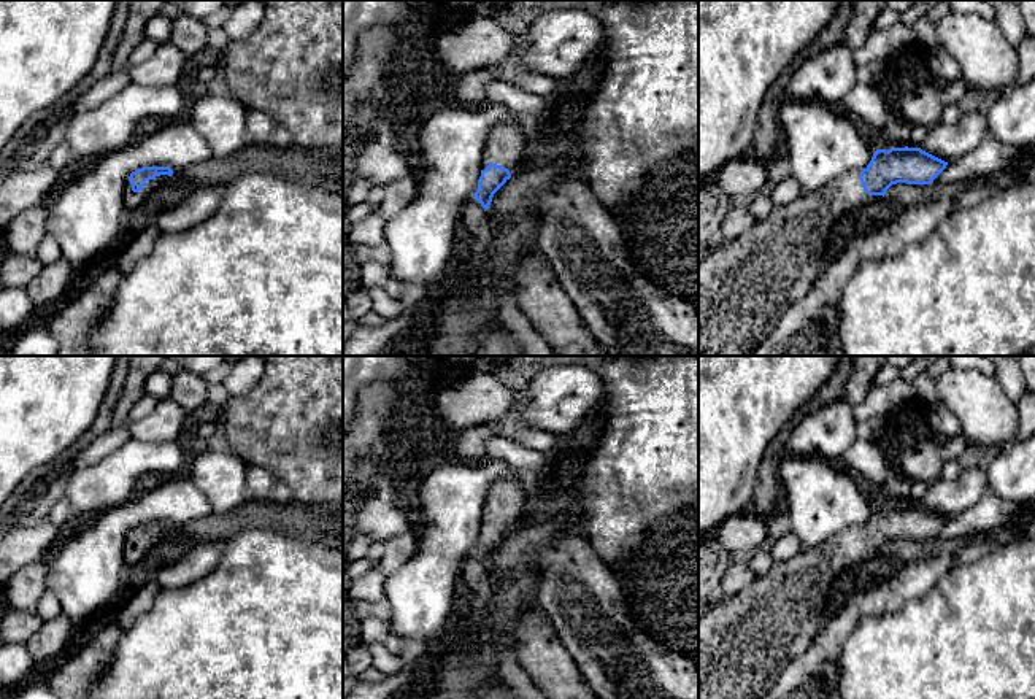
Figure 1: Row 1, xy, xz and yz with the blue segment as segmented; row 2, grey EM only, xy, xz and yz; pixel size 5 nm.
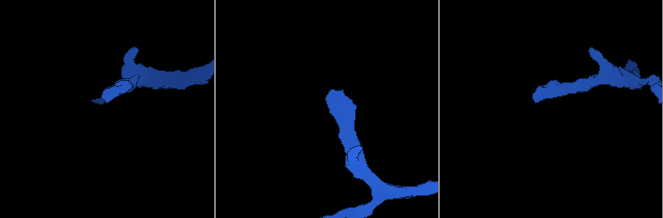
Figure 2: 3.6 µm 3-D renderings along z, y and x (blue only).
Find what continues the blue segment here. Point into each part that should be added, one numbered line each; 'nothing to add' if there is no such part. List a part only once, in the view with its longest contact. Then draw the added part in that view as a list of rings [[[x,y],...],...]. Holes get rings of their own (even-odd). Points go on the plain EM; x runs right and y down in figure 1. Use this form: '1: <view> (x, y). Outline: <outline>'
1: xy (132, 555). Outline: [[[160,531],[156,532],[154,535],[146,537],[144,543],[138,548],[132,546],[132,540],[127,535],[125,539],[125,567],[129,573],[135,573],[141,558],[144,556],[146,551],[154,548],[160,540],[168,539],[170,532],[168,531]]]

